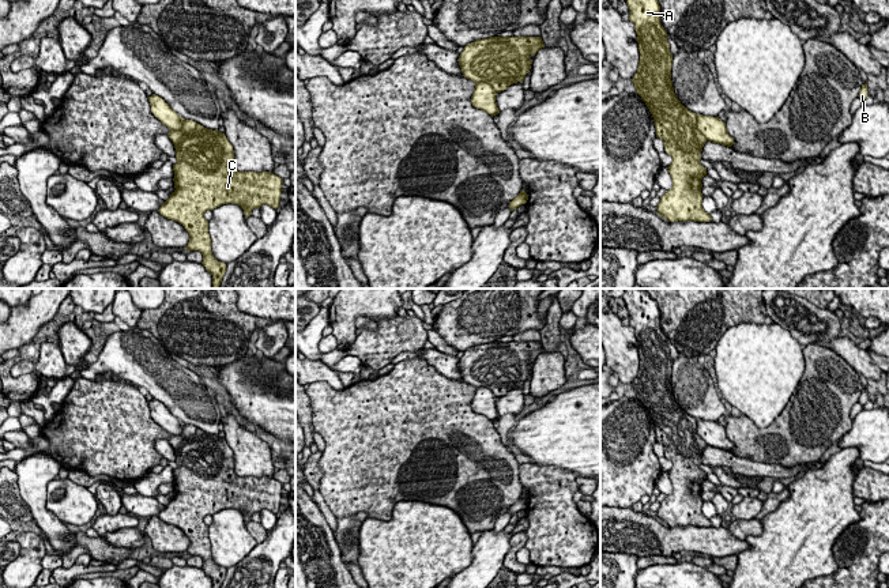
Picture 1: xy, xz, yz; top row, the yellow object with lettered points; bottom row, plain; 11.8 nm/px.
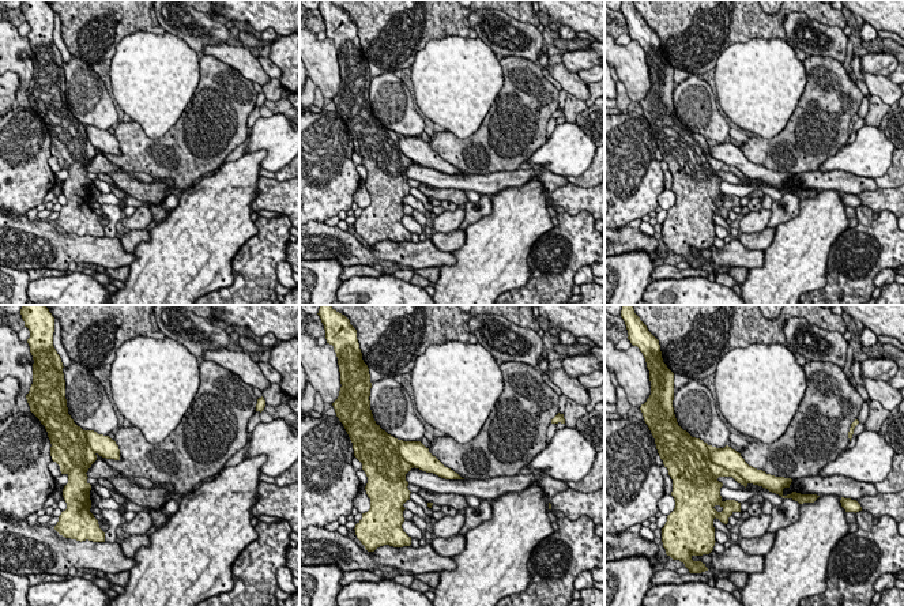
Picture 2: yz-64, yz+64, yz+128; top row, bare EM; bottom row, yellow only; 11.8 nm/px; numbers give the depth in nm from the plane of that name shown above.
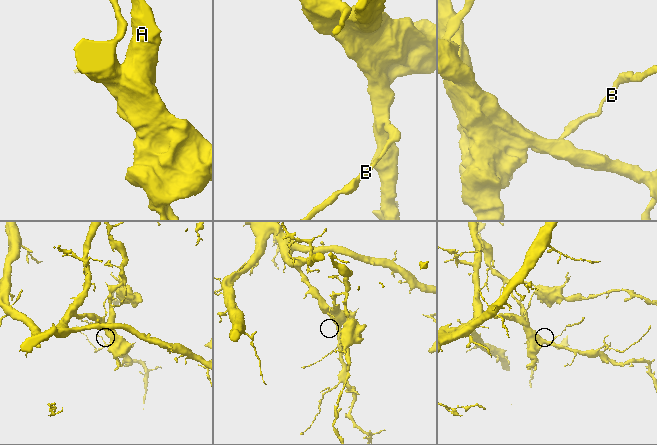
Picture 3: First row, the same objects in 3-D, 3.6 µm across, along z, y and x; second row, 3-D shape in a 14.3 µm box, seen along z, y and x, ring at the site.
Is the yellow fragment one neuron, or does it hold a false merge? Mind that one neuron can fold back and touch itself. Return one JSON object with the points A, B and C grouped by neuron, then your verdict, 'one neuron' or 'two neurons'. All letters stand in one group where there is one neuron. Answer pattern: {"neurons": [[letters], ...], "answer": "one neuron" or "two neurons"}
{"neurons": [["A", "C"], ["B"]], "answer": "two neurons"}

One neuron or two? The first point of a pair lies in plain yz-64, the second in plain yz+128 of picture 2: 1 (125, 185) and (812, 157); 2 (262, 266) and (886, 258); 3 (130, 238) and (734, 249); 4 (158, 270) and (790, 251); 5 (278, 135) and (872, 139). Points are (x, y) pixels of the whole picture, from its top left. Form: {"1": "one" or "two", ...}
{"1": "one", "2": "one", "3": "two", "4": "one", "5": "one"}

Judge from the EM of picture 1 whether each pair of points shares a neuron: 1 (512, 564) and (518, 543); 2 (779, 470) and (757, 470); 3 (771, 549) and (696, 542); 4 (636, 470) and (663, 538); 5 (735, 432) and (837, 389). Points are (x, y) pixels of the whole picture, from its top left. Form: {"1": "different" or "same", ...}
{"1": "same", "2": "same", "3": "different", "4": "different", "5": "same"}

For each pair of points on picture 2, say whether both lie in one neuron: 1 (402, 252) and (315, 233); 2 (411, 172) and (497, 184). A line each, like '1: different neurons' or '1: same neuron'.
1: same neuron
2: same neuron

